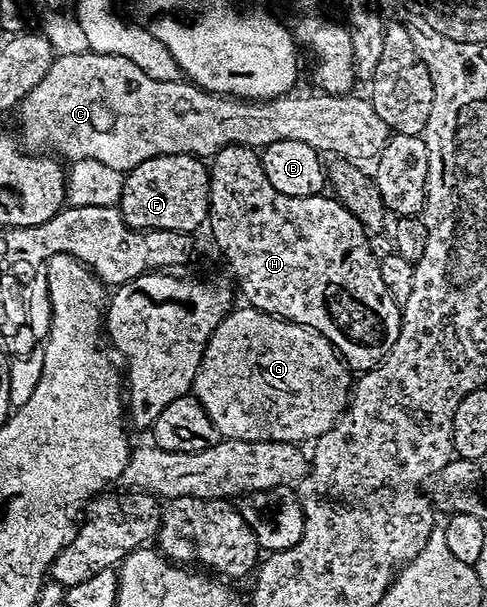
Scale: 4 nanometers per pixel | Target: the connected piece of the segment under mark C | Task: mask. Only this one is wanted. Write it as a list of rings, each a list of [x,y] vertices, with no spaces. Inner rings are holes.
[[[87,49],[79,55],[59,54],[41,82],[21,99],[17,107],[18,137],[24,147],[35,152],[50,152],[71,162],[82,158],[101,160],[101,164],[109,164],[109,168],[124,172],[137,168],[137,164],[145,160],[153,160],[153,156],[191,154],[195,158],[210,160],[226,146],[262,148],[277,144],[277,140],[301,140],[301,144],[309,144],[317,151],[329,150],[330,155],[338,159],[378,158],[393,132],[385,120],[377,116],[370,97],[358,98],[355,92],[314,93],[298,98],[298,93],[292,92],[282,98],[266,100],[211,94],[190,80],[166,82],[154,79],[125,56],[103,55]]]

